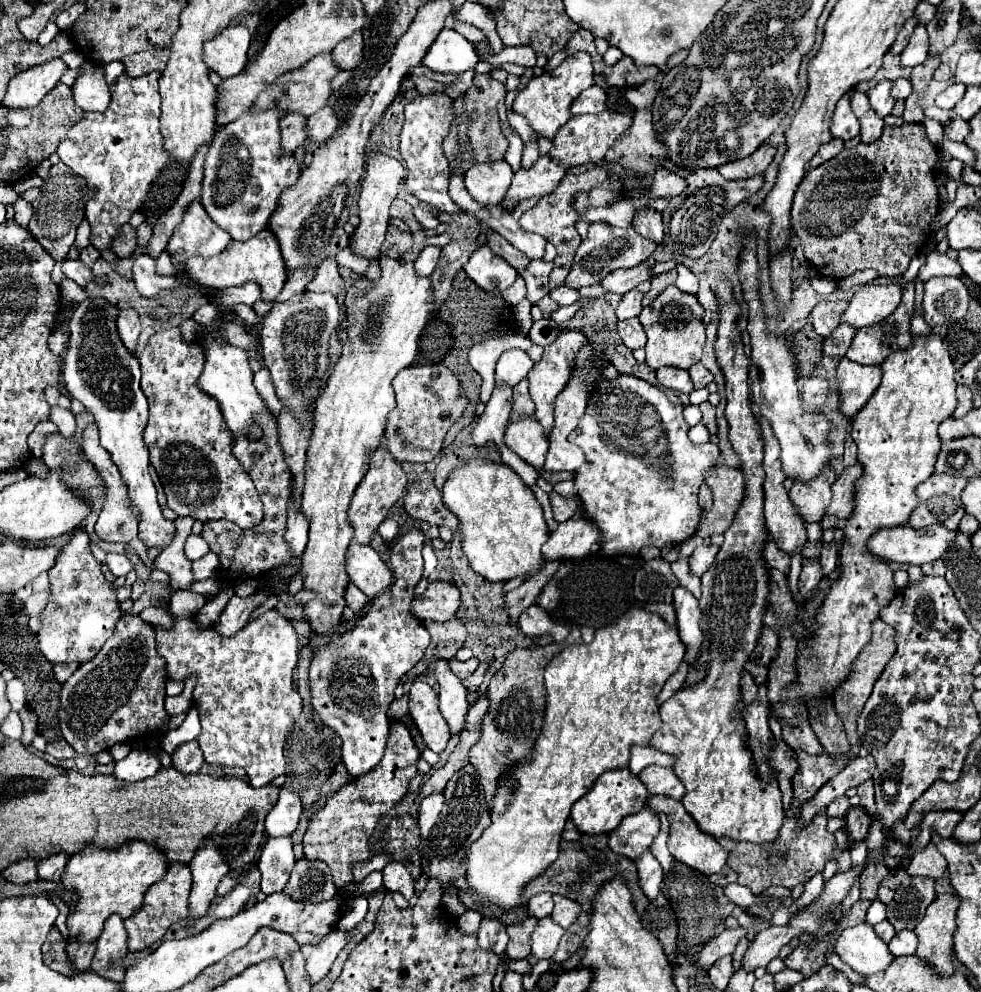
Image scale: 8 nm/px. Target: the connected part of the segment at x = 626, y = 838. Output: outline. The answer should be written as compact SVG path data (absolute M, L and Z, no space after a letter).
M642 808L638 814L626 816L622 824L610 832L608 846L612 852L626 856L628 860L636 860L646 852L652 840L658 836L658 816L650 812L650 808Z

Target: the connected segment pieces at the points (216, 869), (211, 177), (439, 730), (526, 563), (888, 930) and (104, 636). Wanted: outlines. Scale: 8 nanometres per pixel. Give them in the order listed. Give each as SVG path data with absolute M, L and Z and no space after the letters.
M206 840L204 844L198 846L188 866L194 876L190 892L190 916L188 916L188 922L192 924L196 918L206 914L212 898L216 896L218 882L222 880L222 876L230 872L230 868L212 840Z
M276 110L242 114L216 132L206 156L200 202L210 218L228 230L232 240L250 240L262 232L278 206L278 196L294 186L300 176L300 162L280 150L278 122L282 116L284 114Z
M414 682L410 688L410 714L422 732L426 746L434 752L442 752L450 740L446 720L438 710L438 694L426 682Z
M472 458L462 462L444 484L444 504L460 520L462 550L470 560L474 572L482 574L490 582L512 580L516 576L532 576L534 570L542 568L542 544L548 540L548 528L542 516L542 508L536 502L532 490L522 482L522 478L506 464L486 462L482 458Z
M884 920L884 922L880 922L880 924L876 924L874 926L874 932L884 940L884 942L890 942L892 938L894 938L894 926L888 922L888 920Z
M80 530L62 548L56 564L48 572L50 598L40 616L42 628L38 632L40 652L48 662L76 662L84 664L92 660L114 632L116 622L122 618L122 610L116 600L114 586L104 578L100 564L90 552L90 538Z

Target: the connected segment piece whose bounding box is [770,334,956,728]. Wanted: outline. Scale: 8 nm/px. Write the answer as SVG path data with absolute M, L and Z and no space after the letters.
M932 334L928 338L912 336L912 346L908 350L898 350L888 356L888 360L882 362L882 382L874 396L868 400L868 404L854 416L852 420L852 440L858 446L858 464L862 466L862 476L854 484L854 510L850 518L846 520L844 526L844 538L840 544L840 566L842 572L832 584L826 600L822 602L818 614L814 616L816 630L810 632L806 638L806 644L798 652L794 660L794 670L796 670L796 686L786 688L780 696L780 702L772 706L770 714L776 716L780 722L798 728L800 712L798 712L798 702L810 704L814 698L820 696L834 696L834 690L848 678L852 670L852 662L858 658L858 652L870 642L872 638L872 622L880 618L880 610L886 608L894 596L898 594L898 588L894 586L892 578L892 568L890 564L874 556L868 550L868 538L876 534L882 528L894 528L894 526L904 526L910 520L910 514L918 506L918 496L916 496L916 486L928 480L934 474L934 464L936 456L940 452L940 438L938 438L938 426L952 416L956 408L956 396L954 396L954 364L950 360L946 342Z

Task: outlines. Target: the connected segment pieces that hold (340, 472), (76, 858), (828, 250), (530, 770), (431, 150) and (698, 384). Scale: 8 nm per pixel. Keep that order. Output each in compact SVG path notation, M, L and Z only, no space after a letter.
M380 256L380 268L382 268L380 280L370 282L362 278L346 292L348 340L344 342L342 356L334 366L328 378L328 384L318 396L316 408L314 408L312 436L308 444L306 484L302 494L302 512L310 520L310 538L302 554L300 570L304 572L304 588L310 588L312 592L316 592L316 598L304 606L304 612L308 616L310 626L318 634L332 634L342 620L342 610L346 606L344 590L348 584L344 554L354 536L354 530L348 522L348 508L350 508L354 490L358 488L360 480L366 474L366 468L370 464L370 454L374 452L374 448L380 444L384 436L384 422L394 408L392 380L400 370L408 368L414 362L418 352L420 332L424 330L434 310L430 276L418 276L414 270L414 262L402 262L402 256L400 258Z
M130 840L120 848L82 848L72 854L62 876L62 882L68 888L74 888L78 894L78 902L70 906L68 930L72 938L80 942L94 942L106 918L110 914L120 914L122 918L132 916L144 900L144 892L160 882L168 870L168 862L164 852L158 846L146 844L142 840Z
M922 124L886 126L882 136L872 144L858 144L844 148L838 156L826 164L808 170L800 182L790 212L792 230L800 238L804 256L826 278L842 280L856 270L872 268L882 278L902 276L912 256L922 250L922 244L930 236L926 228L938 214L938 188L934 180L934 166L938 162L938 150L926 138Z
M630 608L614 624L596 630L590 644L566 646L546 666L544 680L548 704L544 726L536 740L534 760L510 768L510 772L506 772L500 780L498 792L490 806L492 824L470 846L466 858L466 878L472 892L488 898L502 910L522 906L520 894L526 884L538 878L558 858L562 828L570 816L572 804L594 786L600 774L626 768L630 762L630 746L648 746L654 732L662 726L656 700L666 680L678 670L684 652L686 646L682 644L676 628L664 622L660 614L652 614L644 608Z
M442 92L434 96L418 96L404 108L404 126L400 134L400 154L408 168L406 188L420 202L434 206L436 210L444 210L448 214L456 214L458 206L448 196L448 178L450 168L442 150L442 140L450 130L452 120L452 100Z
M698 362L698 364L694 364L690 370L690 376L692 376L692 382L694 382L694 388L706 388L712 380L714 380L714 376Z

